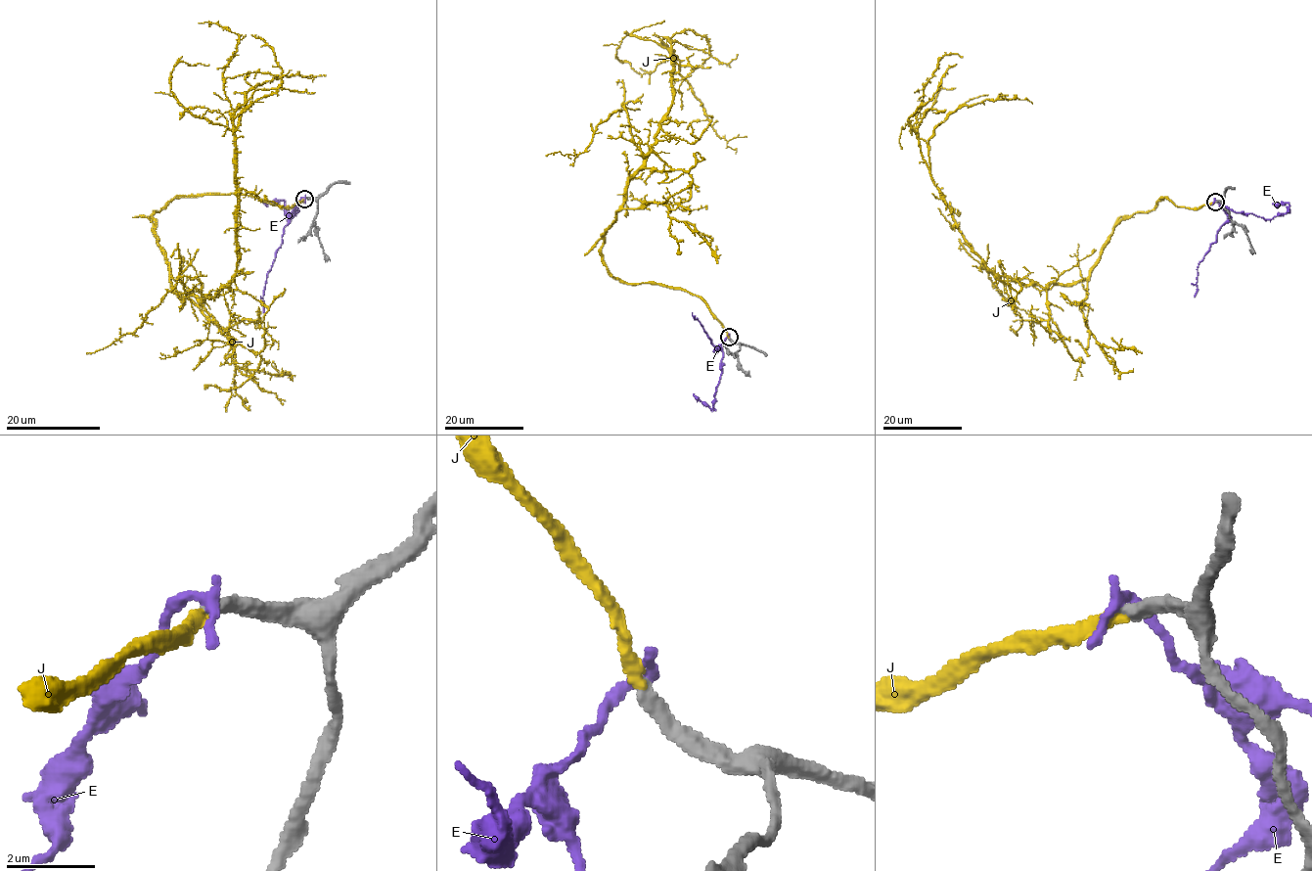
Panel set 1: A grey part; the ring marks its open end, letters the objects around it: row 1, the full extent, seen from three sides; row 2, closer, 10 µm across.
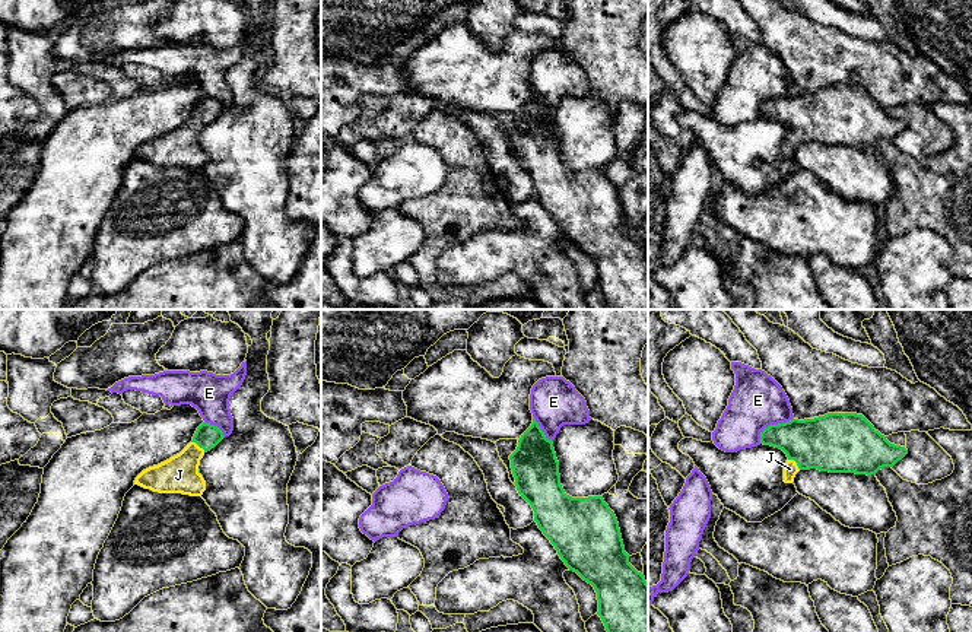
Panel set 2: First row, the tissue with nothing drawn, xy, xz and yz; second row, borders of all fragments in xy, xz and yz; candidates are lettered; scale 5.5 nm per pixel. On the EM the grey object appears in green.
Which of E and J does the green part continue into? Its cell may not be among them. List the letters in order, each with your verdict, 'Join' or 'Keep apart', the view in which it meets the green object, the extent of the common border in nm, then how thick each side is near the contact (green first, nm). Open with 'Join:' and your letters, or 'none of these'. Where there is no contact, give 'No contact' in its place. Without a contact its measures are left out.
Join: J
E: Keep apart. Touches green in yz. Shared border 240 nm. Thickness 280 nm (green) against 300 nm
J: Join. Touches green in xy. Shared border 100 nm. Thickness 140 nm (green) against 200 nm

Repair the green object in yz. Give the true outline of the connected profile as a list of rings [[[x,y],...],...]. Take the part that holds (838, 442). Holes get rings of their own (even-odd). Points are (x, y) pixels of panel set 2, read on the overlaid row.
[[[828,413],[814,419],[791,419],[760,432],[760,444],[782,450],[788,460],[784,482],[792,483],[800,470],[876,474],[892,467],[908,450],[890,444],[857,413]]]

